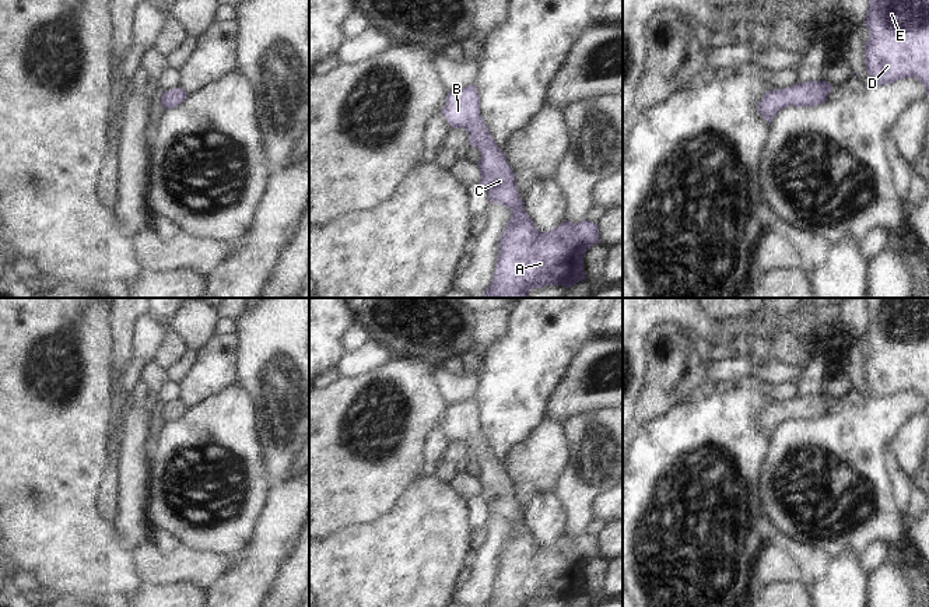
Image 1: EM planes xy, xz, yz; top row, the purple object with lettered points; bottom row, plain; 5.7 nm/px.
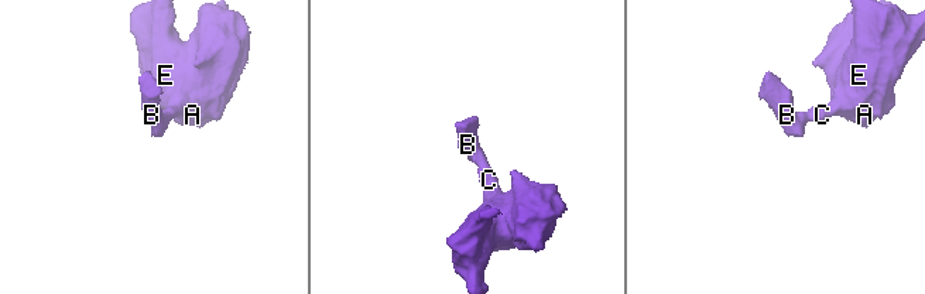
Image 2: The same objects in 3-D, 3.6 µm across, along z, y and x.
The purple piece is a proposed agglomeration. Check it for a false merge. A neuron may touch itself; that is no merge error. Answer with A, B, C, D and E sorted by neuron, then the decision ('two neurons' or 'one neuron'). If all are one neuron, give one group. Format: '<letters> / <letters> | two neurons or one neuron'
A B C D E | one neuron

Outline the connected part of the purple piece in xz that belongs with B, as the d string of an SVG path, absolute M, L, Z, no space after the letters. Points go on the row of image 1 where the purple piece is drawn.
M474 85L449 92L441 112L452 129L463 127L467 144L480 151L477 166L488 201L502 204L512 213L499 238L497 266L484 297L526 298L534 288L569 288L585 280L583 255L590 246L600 243L597 224L564 220L550 232L536 229L519 199L506 157L495 145L481 119L480 97Z

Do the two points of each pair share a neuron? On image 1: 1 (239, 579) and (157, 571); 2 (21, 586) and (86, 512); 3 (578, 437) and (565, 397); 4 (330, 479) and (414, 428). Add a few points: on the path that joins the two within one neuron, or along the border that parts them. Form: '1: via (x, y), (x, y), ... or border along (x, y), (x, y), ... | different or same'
1: border along (228, 562), (225, 569), (203, 590) | different
2: border along (20, 569), (31, 572), (39, 585) | different
3: border along (603, 407), (574, 413), (560, 421) | different
4: via (354, 466), (382, 465), (399, 452) | same

